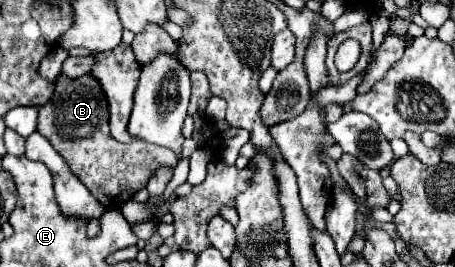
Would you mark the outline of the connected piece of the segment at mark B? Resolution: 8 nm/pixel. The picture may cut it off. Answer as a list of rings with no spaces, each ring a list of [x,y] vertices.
[[[90,75],[80,77],[80,81],[68,81],[66,77],[56,79],[52,101],[40,107],[36,131],[44,135],[66,159],[70,171],[74,171],[74,175],[88,187],[88,191],[100,203],[106,203],[106,209],[122,207],[138,189],[148,185],[150,177],[160,167],[176,169],[178,165],[178,157],[172,149],[164,149],[152,143],[126,145],[110,137],[108,103],[104,101],[104,93],[100,93],[100,85],[96,85],[96,79]]]

